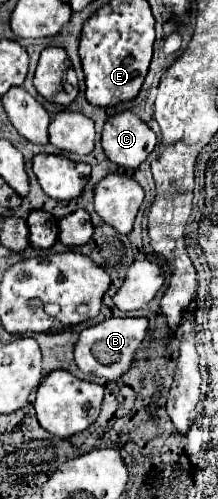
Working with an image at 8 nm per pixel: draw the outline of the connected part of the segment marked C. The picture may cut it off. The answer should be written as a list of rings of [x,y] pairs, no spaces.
[[[122,111],[104,123],[102,147],[106,157],[122,167],[138,169],[156,145],[154,131],[132,111]]]

